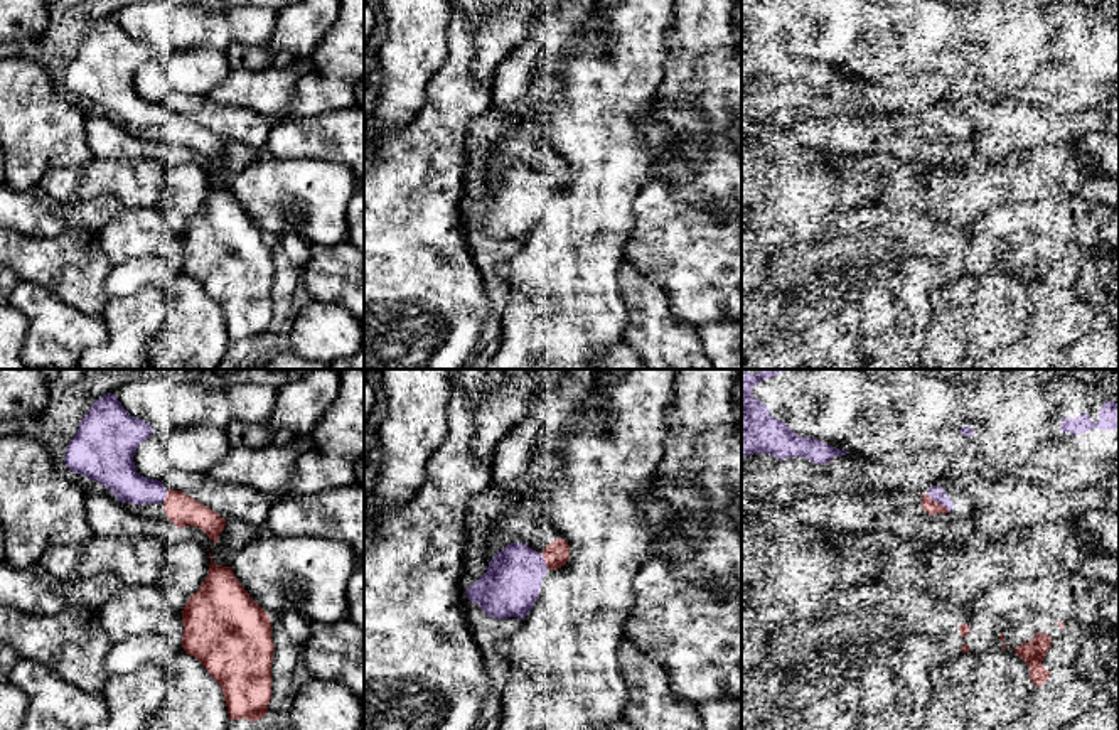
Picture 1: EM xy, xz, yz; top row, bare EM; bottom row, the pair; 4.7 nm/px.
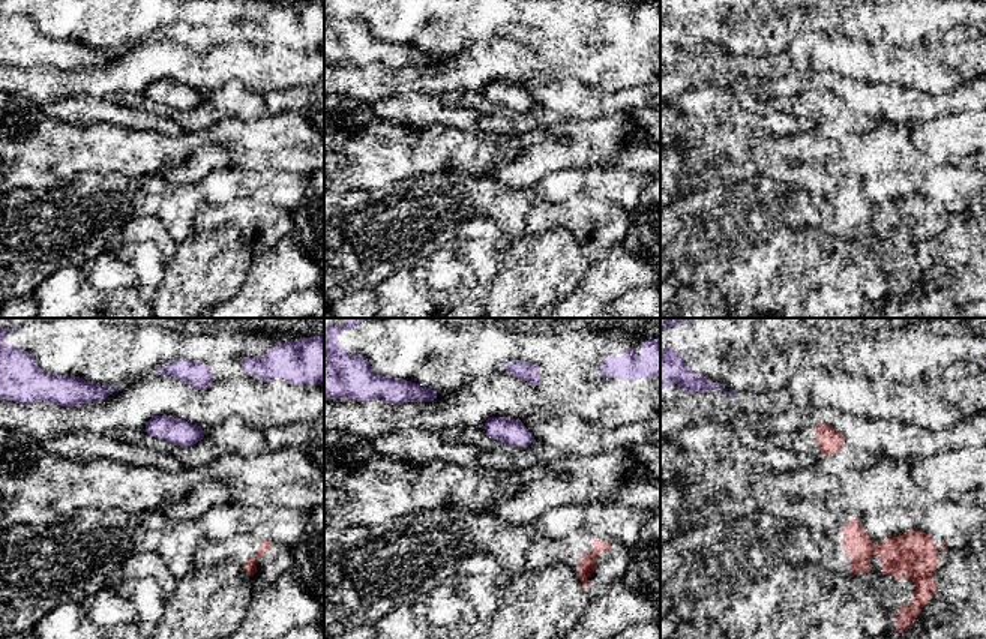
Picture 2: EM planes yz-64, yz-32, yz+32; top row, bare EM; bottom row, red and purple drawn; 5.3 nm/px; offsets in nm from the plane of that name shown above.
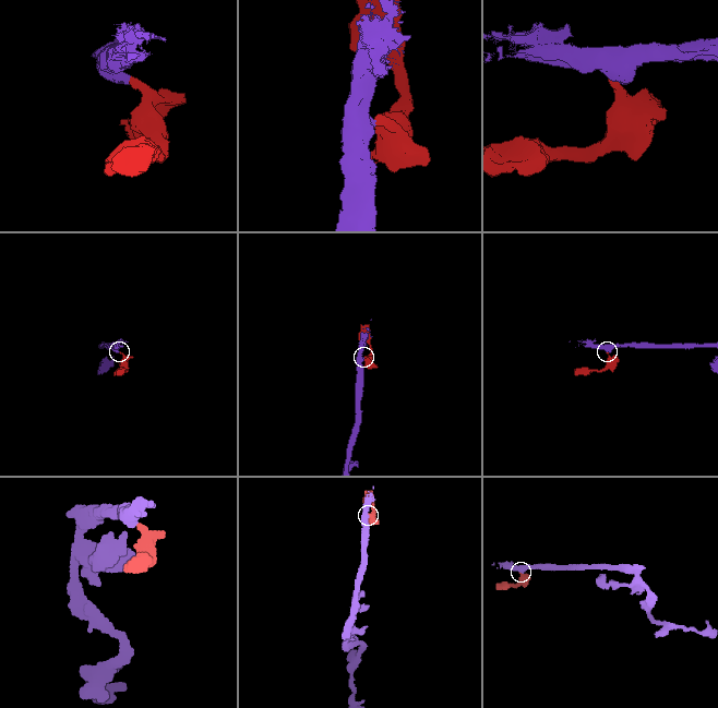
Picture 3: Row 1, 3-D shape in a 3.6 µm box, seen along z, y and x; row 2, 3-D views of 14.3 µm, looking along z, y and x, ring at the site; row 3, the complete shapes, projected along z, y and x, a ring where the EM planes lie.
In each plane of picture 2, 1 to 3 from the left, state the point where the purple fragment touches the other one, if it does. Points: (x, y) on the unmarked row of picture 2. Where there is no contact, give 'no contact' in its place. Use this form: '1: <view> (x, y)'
1: no contact
2: no contact
3: no contact

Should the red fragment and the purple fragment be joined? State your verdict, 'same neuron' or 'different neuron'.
same neuron

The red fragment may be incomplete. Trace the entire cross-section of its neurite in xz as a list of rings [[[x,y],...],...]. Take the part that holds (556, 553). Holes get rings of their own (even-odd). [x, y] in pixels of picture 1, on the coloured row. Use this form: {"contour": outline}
{"contour": [[[558,538],[539,555],[522,543],[511,543],[499,551],[487,572],[467,587],[467,597],[495,619],[524,619],[539,598],[543,577],[570,560],[570,545]]]}

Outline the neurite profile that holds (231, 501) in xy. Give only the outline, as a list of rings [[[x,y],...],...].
[[[175,470],[165,475],[165,486],[202,502],[221,518],[239,519],[256,529],[266,531],[271,496],[251,486],[217,480],[202,472]]]

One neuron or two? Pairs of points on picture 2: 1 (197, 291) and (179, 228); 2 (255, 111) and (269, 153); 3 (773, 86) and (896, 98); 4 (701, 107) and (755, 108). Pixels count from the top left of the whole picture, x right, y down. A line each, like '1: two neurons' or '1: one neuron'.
1: two neurons
2: two neurons
3: one neuron
4: one neuron

